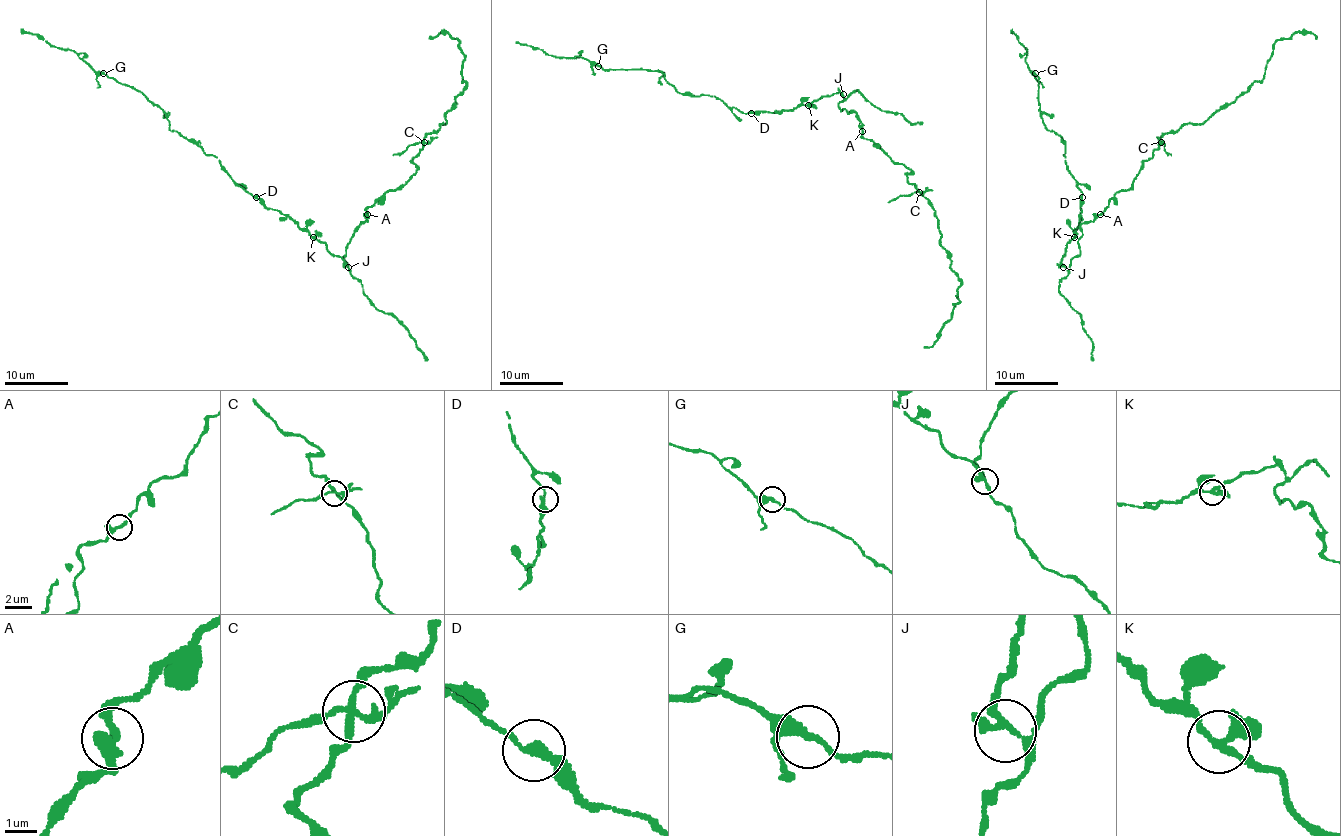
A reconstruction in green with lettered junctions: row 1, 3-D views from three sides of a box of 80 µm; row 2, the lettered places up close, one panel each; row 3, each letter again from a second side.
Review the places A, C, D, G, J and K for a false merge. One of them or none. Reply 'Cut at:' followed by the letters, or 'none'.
Cut at: C

